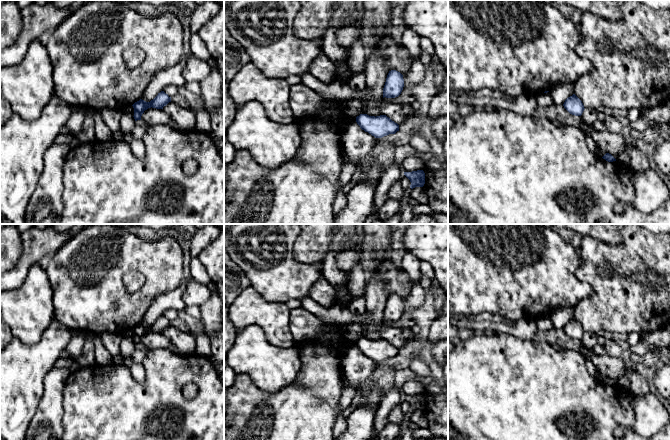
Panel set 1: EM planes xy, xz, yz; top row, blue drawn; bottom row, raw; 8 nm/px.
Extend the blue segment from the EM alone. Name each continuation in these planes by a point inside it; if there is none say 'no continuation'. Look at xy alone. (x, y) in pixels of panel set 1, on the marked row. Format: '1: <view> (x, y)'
no continuation

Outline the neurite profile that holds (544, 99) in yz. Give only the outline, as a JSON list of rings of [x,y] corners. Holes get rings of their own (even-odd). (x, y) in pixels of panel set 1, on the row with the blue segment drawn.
[[[549,92],[547,93],[541,93],[540,95],[537,96],[537,103],[538,105],[542,106],[542,107],[548,107],[553,104],[553,99],[550,95]]]

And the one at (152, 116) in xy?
[[[152,107],[148,108],[142,114],[141,120],[143,121],[145,126],[168,124],[172,128],[177,129],[176,124],[162,109],[156,109],[156,108],[152,108]]]

